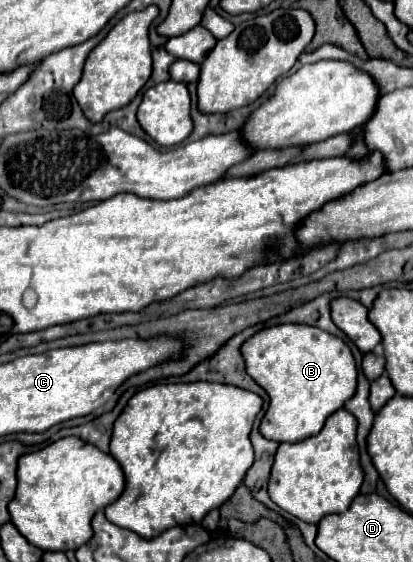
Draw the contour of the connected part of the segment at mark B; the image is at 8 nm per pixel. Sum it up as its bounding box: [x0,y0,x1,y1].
[242,324,356,442]

